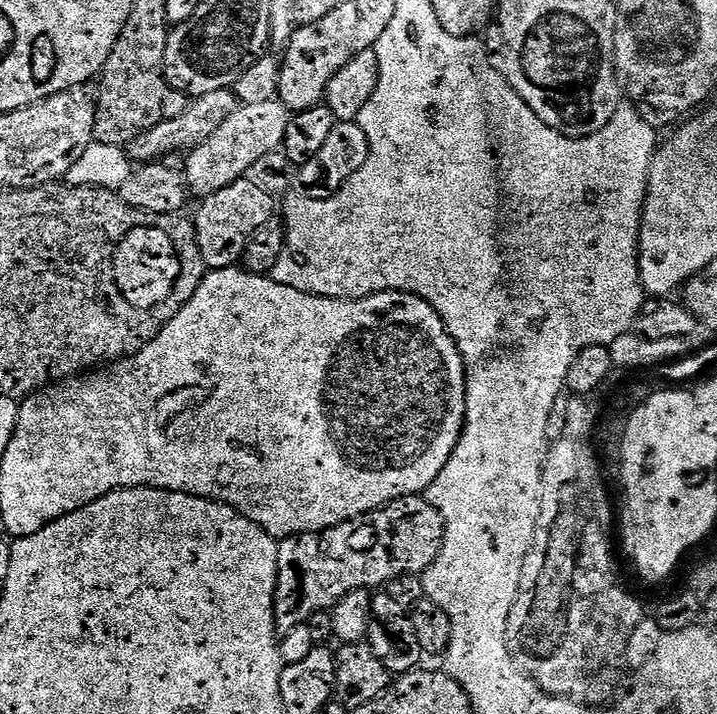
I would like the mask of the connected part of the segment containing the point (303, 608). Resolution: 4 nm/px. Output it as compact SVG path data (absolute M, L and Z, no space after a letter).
M423 495L404 496L401 500L370 512L359 520L348 520L321 532L307 532L287 536L279 541L278 582L276 583L276 626L281 633L292 632L319 612L327 613L350 590L376 590L379 584L388 584L399 576L422 574L436 561L444 541L442 514Z

